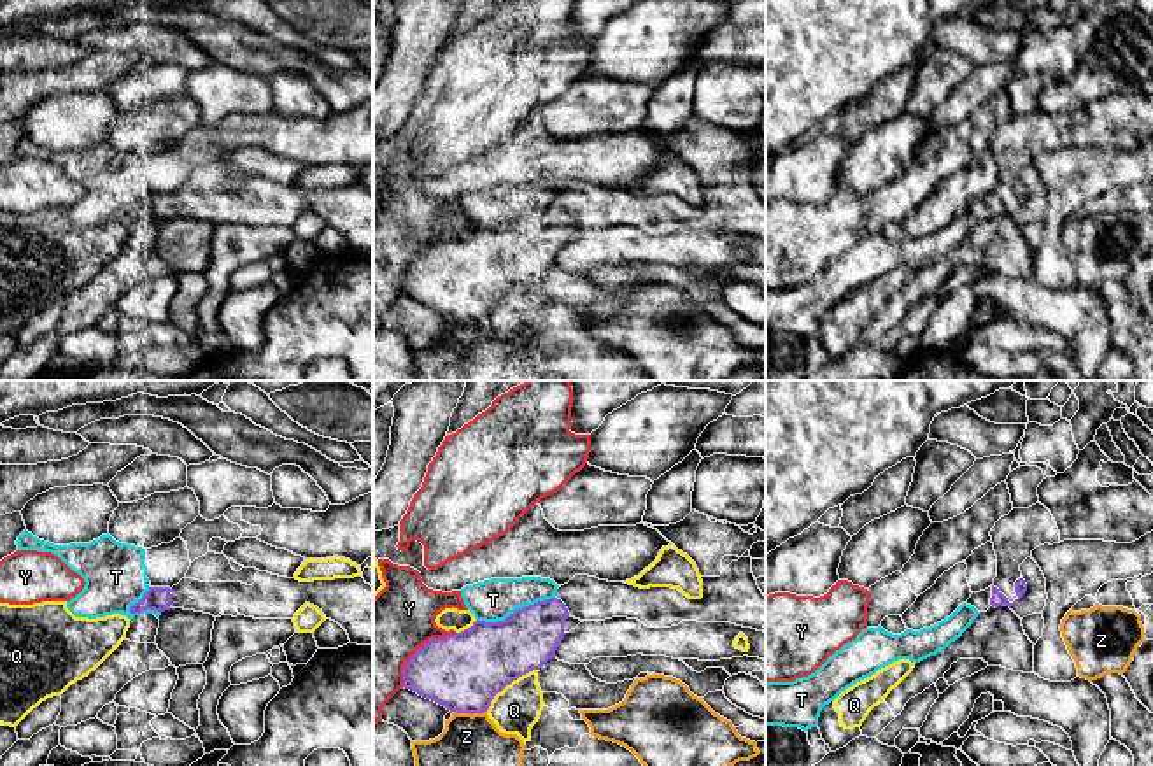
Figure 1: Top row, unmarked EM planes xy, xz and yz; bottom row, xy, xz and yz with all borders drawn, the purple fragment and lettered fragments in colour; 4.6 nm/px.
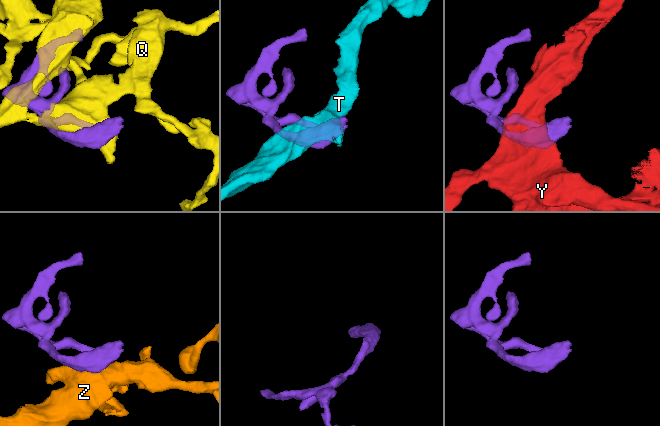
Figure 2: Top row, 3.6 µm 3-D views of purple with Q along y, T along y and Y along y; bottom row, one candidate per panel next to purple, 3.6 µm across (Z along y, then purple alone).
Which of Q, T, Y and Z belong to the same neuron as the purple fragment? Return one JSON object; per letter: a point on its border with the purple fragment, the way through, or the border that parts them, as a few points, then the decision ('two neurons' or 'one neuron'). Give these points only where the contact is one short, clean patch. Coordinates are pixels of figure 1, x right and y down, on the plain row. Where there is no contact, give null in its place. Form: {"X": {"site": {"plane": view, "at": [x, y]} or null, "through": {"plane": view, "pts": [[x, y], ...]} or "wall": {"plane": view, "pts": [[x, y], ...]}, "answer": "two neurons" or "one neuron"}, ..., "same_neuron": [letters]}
{"Q": {"site": {"plane": "xz", "at": [509, 291]}, "answer": "two neurons"}, "T": {"site": {"plane": "xz", "at": [516, 218]}, "answer": "two neurons"}, "Y": {"site": {"plane": "xz", "at": [417, 256]}, "answer": "two neurons"}, "Z": {"site": {"plane": "xz", "at": [470, 319]}, "answer": "two neurons"}, "same_neuron": []}

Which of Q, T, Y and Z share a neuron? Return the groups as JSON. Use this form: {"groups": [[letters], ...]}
{"groups": [["Q"], ["T"], ["Y"], ["Z"]]}

